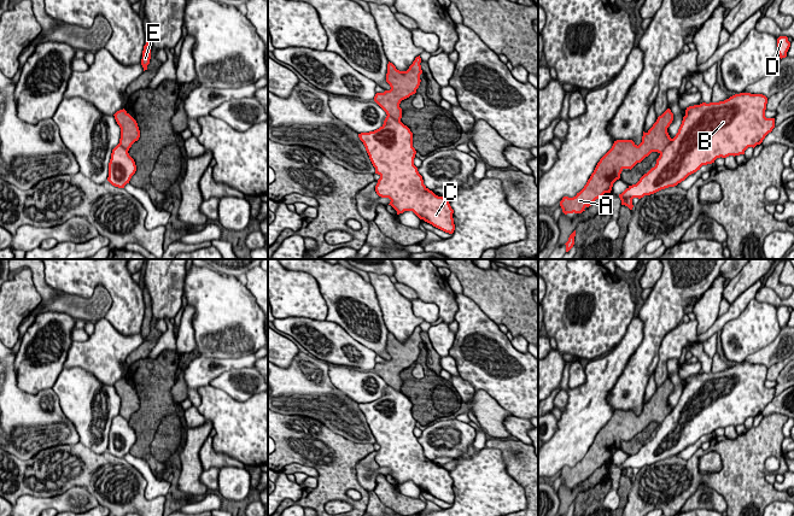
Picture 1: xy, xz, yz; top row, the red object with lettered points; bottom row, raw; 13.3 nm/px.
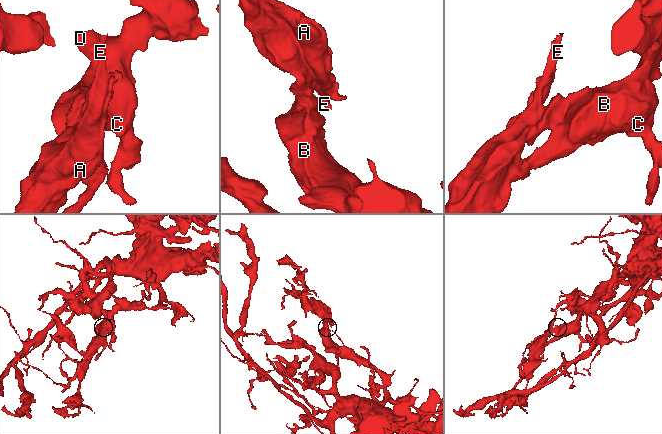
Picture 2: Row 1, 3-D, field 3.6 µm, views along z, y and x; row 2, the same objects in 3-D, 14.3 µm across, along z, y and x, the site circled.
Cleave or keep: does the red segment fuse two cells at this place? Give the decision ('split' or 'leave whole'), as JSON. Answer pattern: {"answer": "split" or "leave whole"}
{"answer": "split"}

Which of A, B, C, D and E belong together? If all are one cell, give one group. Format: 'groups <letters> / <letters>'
groups A E / B C D

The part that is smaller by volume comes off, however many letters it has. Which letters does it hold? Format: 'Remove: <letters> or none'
Remove: A, E

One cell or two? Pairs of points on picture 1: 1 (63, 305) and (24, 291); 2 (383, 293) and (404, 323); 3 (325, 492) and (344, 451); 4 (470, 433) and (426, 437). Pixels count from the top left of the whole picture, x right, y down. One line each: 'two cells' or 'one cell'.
1: two cells
2: one cell
3: one cell
4: one cell

